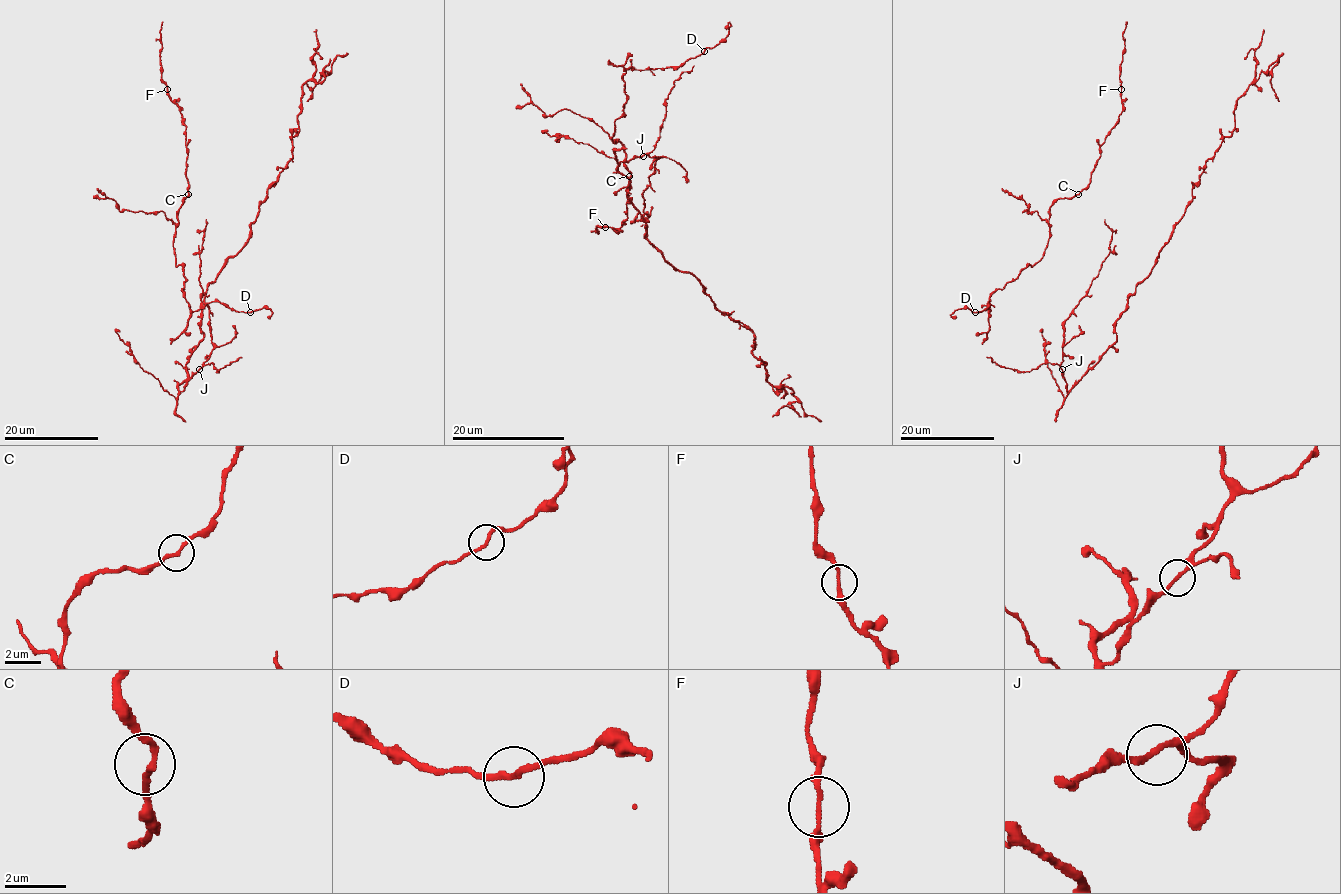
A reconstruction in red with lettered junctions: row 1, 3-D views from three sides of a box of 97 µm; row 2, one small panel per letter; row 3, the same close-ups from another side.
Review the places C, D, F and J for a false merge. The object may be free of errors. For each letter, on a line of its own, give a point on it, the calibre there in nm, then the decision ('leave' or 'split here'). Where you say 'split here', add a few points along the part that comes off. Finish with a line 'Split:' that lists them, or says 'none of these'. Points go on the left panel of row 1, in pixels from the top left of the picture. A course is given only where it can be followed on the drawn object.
C: (188, 194) | 190 nm | leave
D: (250, 312) | 180 nm | leave
F: (167, 89) | 180 nm | leave
J: (199, 369) | 180 nm | leave
Split: none of these

